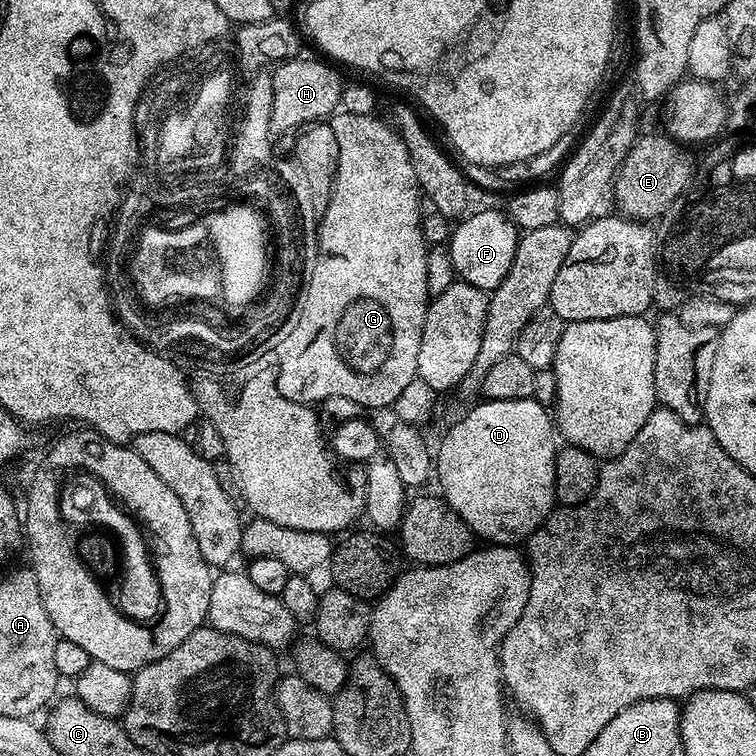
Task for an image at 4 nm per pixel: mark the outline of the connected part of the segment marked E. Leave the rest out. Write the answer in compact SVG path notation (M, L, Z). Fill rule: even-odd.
M667 134L661 136L637 135L614 181L614 196L621 213L628 218L643 218L648 222L659 221L664 211L688 189L694 175L692 156L683 143Z

